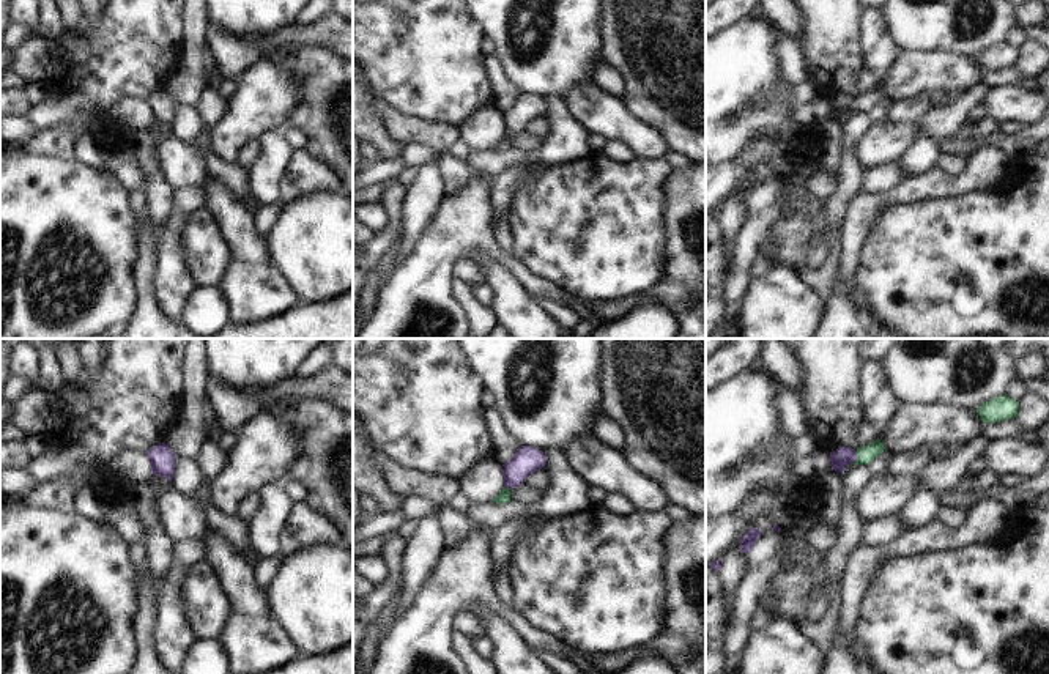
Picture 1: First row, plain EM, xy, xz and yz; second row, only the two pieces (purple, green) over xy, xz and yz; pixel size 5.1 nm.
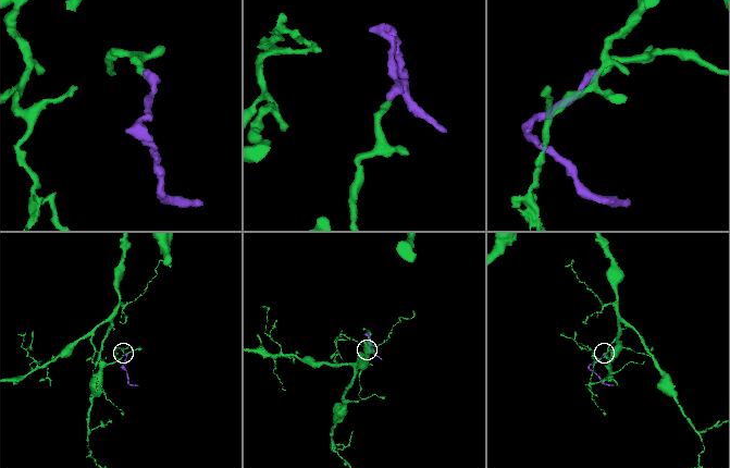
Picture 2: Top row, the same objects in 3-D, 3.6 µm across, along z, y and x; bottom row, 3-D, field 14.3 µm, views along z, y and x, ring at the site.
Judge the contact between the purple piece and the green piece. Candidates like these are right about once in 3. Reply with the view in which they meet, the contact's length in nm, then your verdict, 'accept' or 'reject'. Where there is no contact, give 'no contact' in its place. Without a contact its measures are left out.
contact in yz; length 80 nm; accept

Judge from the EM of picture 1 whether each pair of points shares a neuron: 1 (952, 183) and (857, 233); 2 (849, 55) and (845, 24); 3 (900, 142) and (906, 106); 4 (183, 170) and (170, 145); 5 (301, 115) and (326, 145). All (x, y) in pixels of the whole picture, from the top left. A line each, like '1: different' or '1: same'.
1: same
2: same
3: different
4: same
5: same

